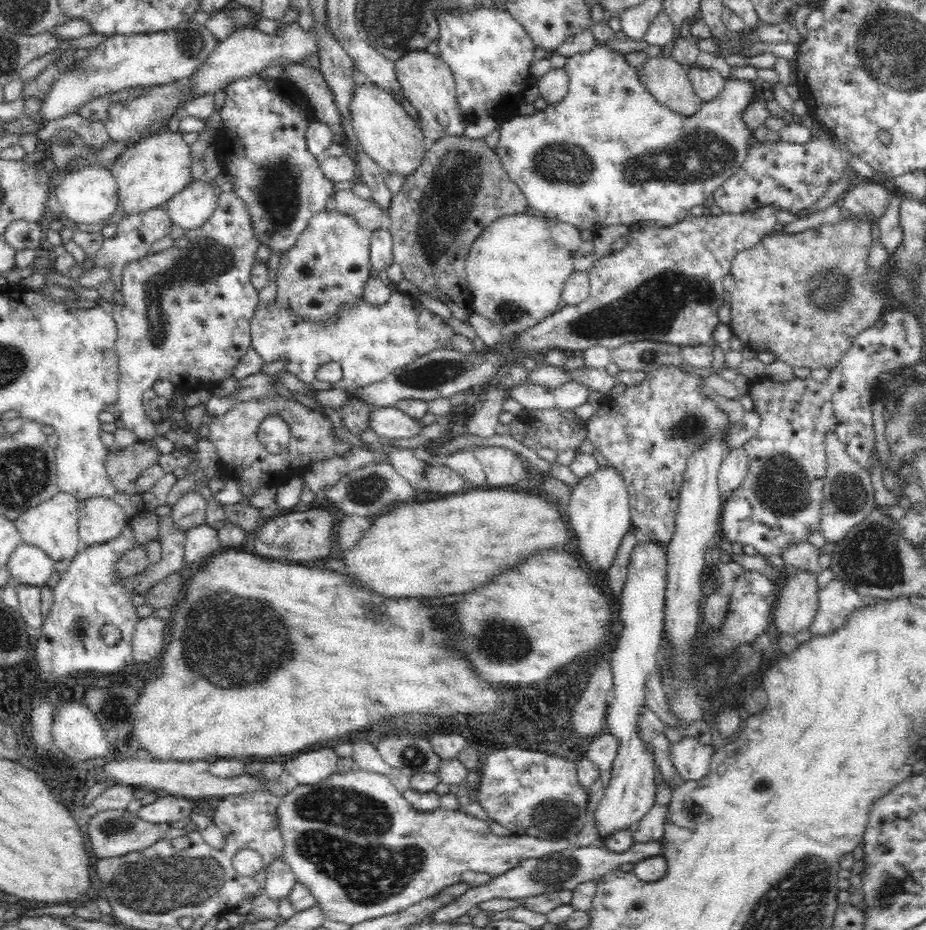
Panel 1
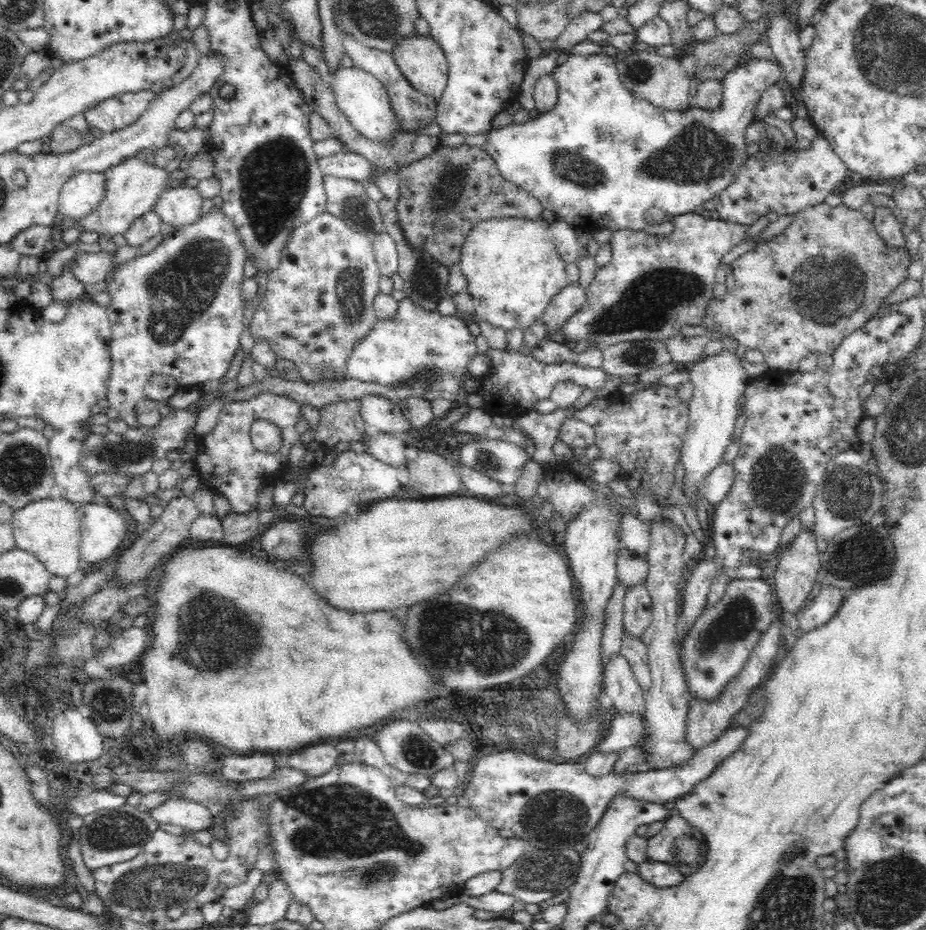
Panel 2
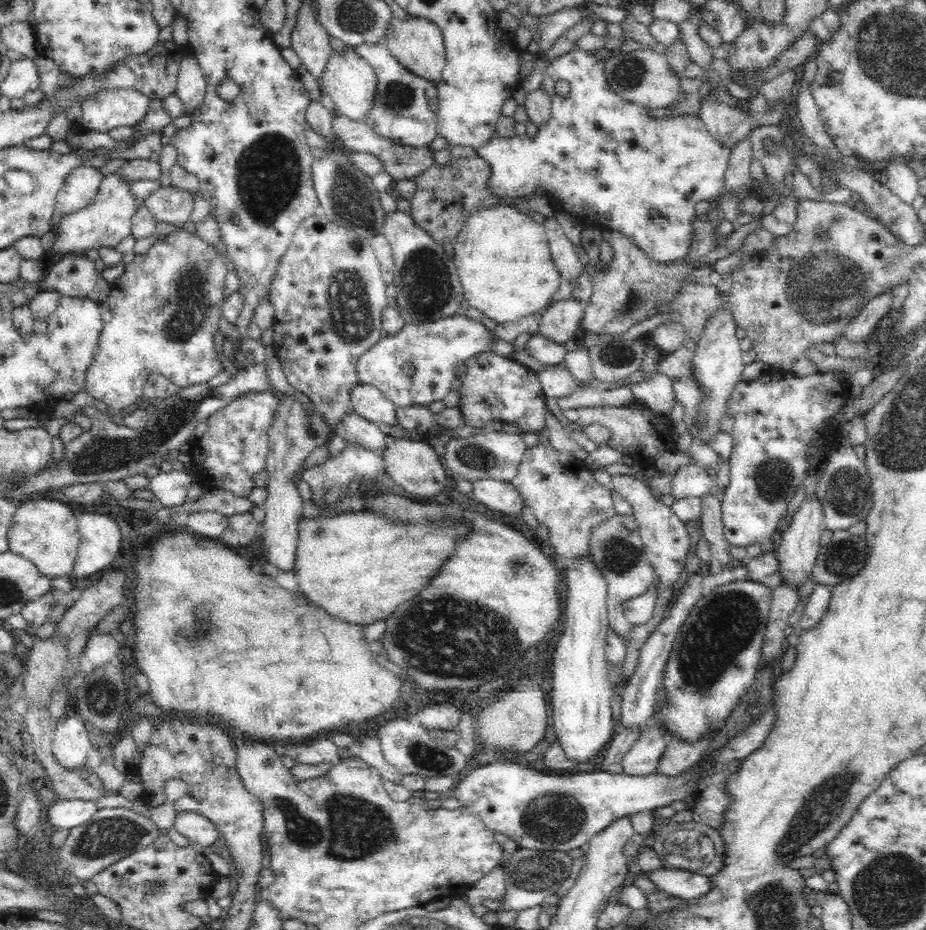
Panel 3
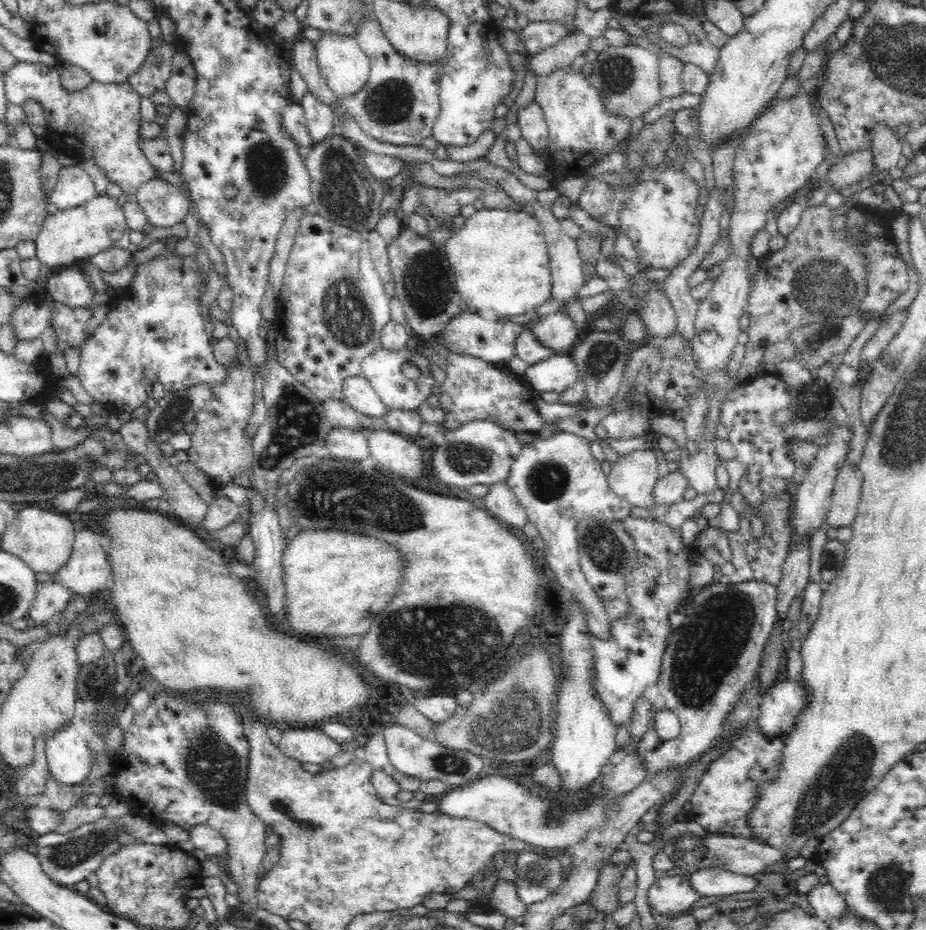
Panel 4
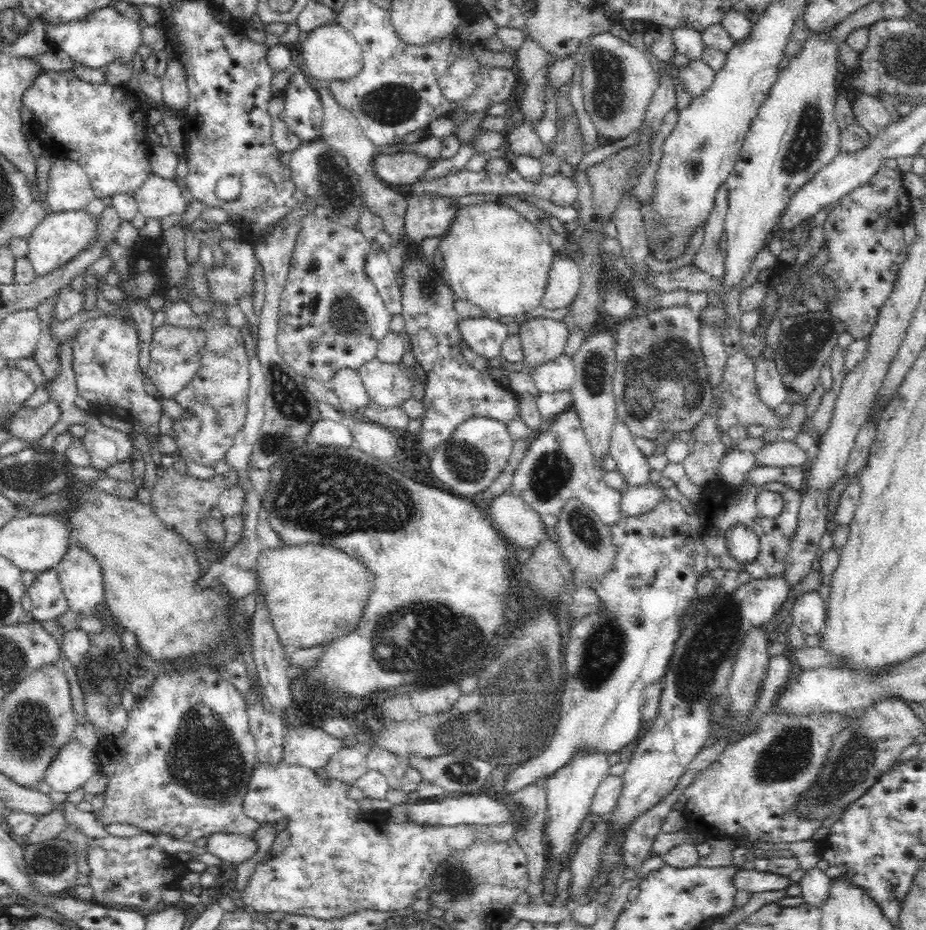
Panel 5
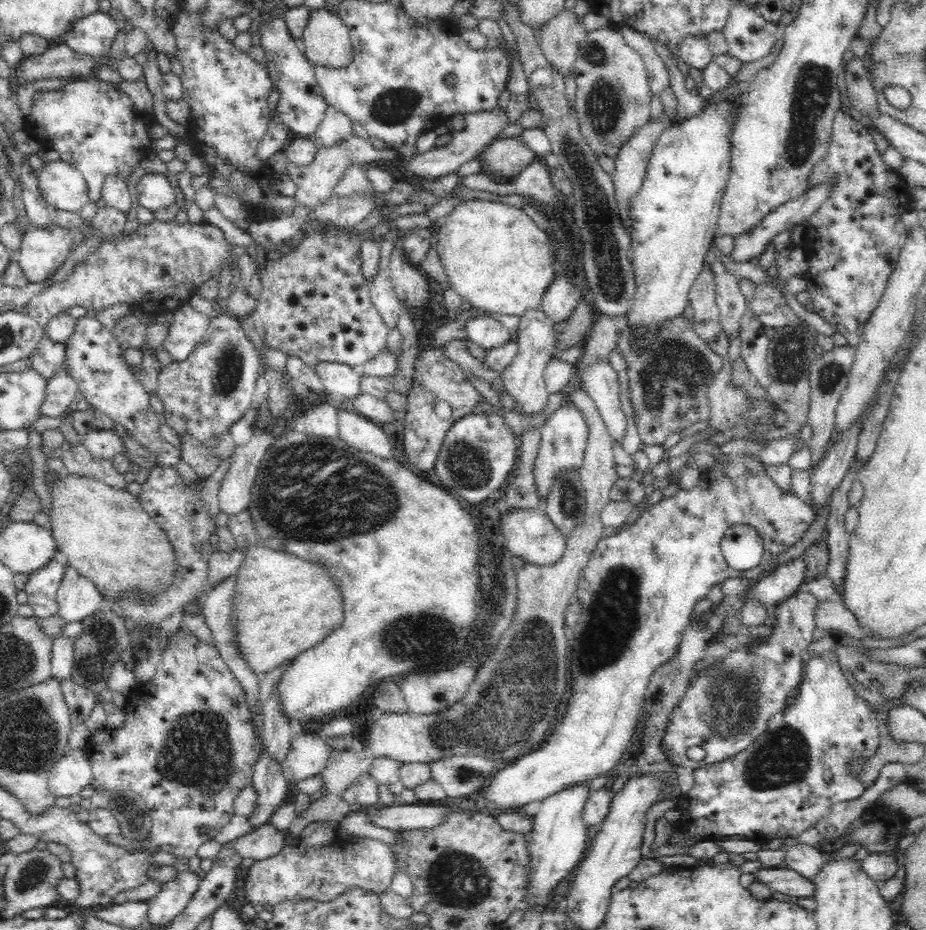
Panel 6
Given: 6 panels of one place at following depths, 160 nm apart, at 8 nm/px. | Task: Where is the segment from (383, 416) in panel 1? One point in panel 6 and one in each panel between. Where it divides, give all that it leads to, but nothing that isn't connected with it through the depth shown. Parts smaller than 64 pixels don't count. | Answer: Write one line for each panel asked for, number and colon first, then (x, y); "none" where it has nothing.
2: (384, 415)
3: (368, 402)
4: (358, 392)
5: (347, 384)
6: (338, 379)

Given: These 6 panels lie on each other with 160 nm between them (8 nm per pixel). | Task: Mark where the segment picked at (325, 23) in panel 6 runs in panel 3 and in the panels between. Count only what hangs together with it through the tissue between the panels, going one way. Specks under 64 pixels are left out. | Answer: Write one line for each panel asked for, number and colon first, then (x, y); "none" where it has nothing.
3: (351, 82)
4: (345, 67)
5: (330, 53)

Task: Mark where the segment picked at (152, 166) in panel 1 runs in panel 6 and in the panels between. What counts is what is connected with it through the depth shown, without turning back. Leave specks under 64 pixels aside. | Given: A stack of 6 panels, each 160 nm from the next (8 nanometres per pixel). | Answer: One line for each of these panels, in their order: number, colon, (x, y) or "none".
2: (133, 187)
3: (107, 220)
4: (68, 235)
5: (62, 236)
6: (43, 251)

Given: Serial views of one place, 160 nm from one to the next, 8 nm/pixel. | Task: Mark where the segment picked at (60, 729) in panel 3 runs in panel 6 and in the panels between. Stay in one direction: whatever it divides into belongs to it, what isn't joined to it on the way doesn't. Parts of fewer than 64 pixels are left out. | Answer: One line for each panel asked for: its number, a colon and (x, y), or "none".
4: (68, 758)
5: (74, 765)
6: (70, 774)

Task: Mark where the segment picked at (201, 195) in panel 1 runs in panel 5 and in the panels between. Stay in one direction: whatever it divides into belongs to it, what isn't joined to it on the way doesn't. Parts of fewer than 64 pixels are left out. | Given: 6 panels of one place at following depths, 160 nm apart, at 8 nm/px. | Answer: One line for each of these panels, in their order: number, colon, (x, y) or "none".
2: (181, 206)
3: (172, 205)
4: (164, 204)
5: (157, 198)

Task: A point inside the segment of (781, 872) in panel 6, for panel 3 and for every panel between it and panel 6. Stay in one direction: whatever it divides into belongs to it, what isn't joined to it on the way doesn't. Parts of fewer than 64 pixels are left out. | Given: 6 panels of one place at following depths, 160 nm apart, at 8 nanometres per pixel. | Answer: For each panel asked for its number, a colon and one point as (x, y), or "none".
3: (685, 884)
4: (709, 883)
5: (752, 881)

